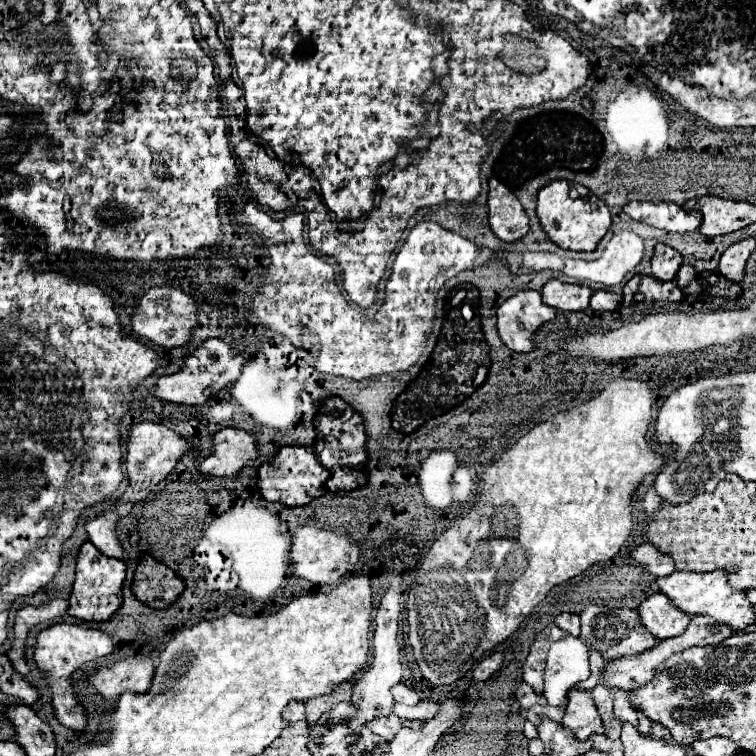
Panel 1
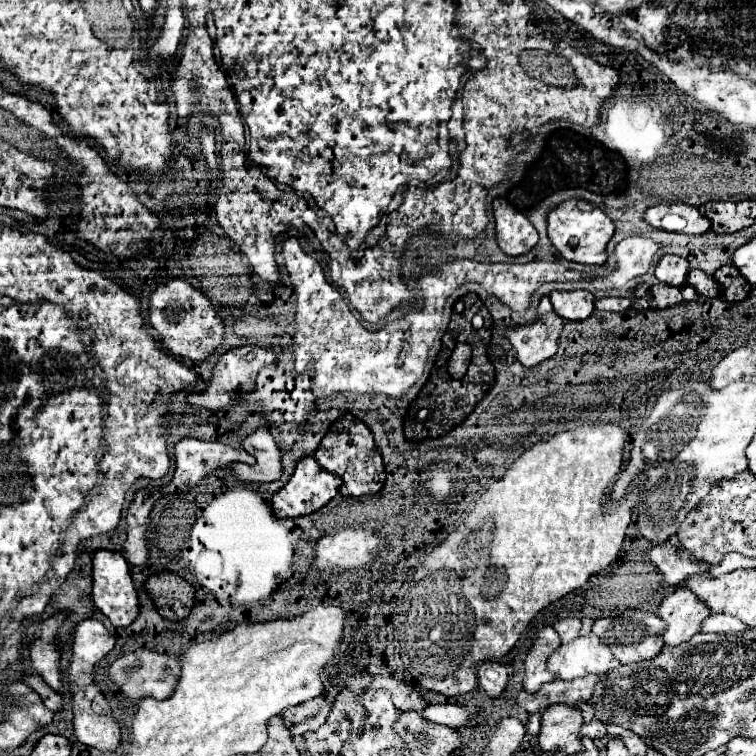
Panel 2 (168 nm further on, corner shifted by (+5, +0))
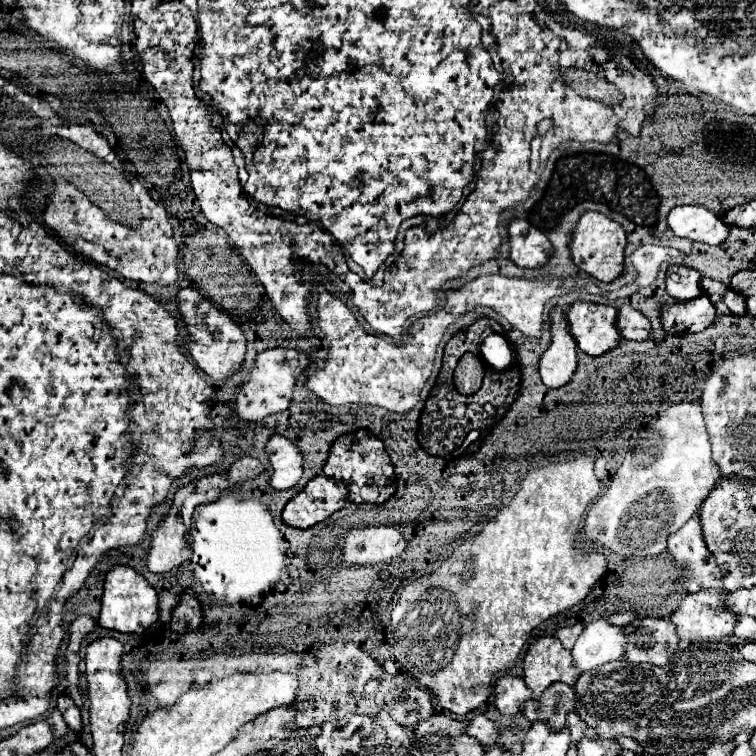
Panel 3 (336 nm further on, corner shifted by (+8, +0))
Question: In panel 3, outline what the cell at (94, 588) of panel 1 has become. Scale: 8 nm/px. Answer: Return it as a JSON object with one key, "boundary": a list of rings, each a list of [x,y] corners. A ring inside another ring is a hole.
{"boundary":[[[116,565],[108,571],[104,581],[102,595],[102,611],[98,625],[104,629],[120,631],[120,633],[144,633],[158,621],[158,593],[156,589],[132,567]]]}

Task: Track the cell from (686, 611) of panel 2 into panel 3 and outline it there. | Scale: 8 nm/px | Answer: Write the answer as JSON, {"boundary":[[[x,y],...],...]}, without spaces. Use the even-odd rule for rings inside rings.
{"boundary":[[[724,589],[688,595],[670,617],[676,625],[678,637],[692,643],[710,643],[732,635],[736,615],[728,609],[728,605],[724,605],[726,595],[728,593]]]}

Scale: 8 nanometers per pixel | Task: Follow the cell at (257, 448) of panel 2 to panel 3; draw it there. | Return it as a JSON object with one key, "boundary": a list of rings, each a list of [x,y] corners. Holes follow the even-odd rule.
{"boundary":[[[274,435],[268,445],[266,451],[270,453],[270,465],[272,465],[272,479],[270,485],[274,489],[290,489],[294,487],[300,479],[302,479],[302,465],[304,465],[304,457],[300,453],[300,449],[286,437],[282,435]]]}

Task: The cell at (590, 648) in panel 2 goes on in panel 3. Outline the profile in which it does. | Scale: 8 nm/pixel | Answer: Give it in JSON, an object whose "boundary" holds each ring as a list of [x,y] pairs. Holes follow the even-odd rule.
{"boundary":[[[598,619],[586,625],[578,637],[572,659],[578,671],[592,671],[608,661],[620,661],[626,653],[626,635],[624,627],[612,625],[606,619]]]}

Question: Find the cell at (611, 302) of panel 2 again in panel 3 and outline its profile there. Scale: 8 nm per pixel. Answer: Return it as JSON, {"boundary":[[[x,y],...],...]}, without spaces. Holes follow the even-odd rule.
{"boundary":[[[624,305],[620,309],[618,327],[620,327],[622,335],[630,341],[646,341],[650,337],[650,331],[652,331],[650,321],[640,311],[632,309],[630,305]]]}

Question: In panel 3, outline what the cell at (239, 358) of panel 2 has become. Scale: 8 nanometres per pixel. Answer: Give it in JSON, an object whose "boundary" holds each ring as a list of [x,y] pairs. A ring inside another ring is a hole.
{"boundary":[[[278,347],[278,349],[258,353],[256,367],[252,369],[252,379],[236,391],[238,399],[234,403],[234,411],[246,421],[262,421],[264,417],[268,417],[272,413],[288,411],[288,407],[292,403],[294,385],[296,385],[298,377],[310,365],[312,365],[312,359],[306,353],[300,353],[294,349],[280,349]]]}

